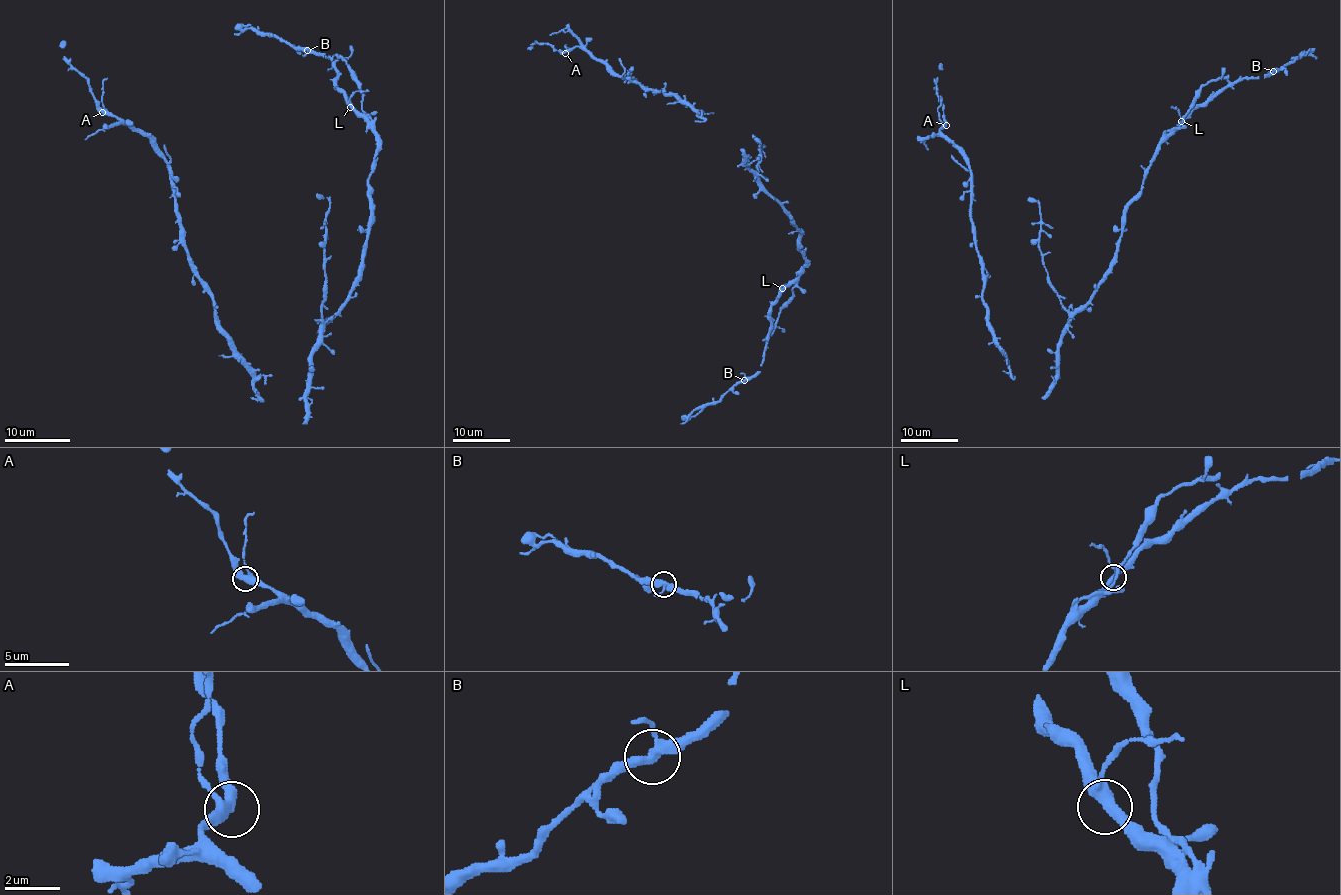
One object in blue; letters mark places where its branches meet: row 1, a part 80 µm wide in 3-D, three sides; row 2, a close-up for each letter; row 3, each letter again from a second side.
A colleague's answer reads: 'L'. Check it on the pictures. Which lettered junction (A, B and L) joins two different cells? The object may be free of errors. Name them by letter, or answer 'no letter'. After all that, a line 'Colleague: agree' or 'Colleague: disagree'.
no letter
Colleague: disagree

